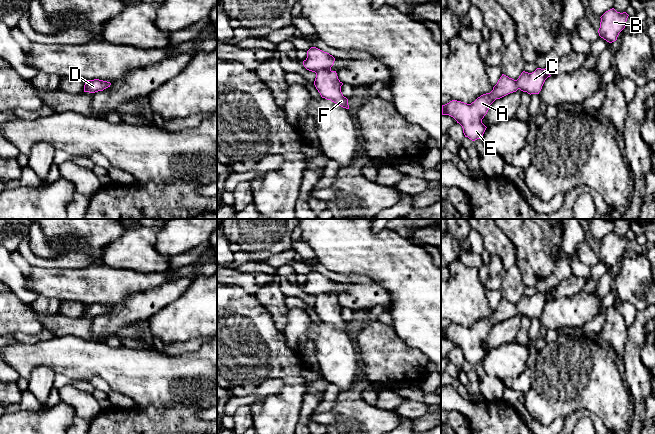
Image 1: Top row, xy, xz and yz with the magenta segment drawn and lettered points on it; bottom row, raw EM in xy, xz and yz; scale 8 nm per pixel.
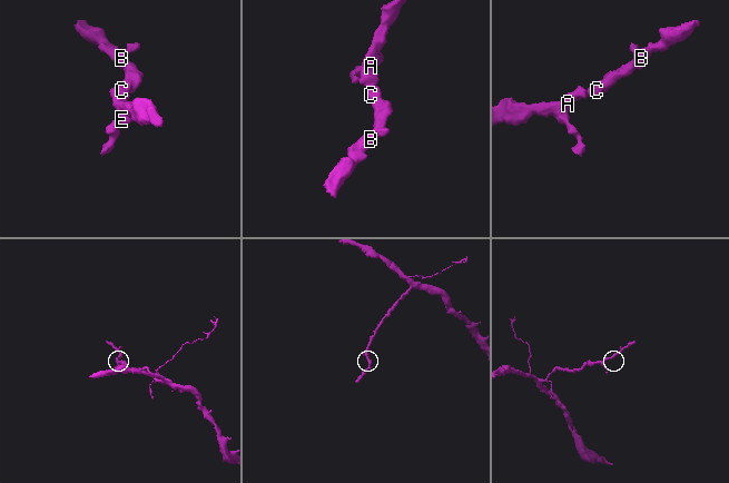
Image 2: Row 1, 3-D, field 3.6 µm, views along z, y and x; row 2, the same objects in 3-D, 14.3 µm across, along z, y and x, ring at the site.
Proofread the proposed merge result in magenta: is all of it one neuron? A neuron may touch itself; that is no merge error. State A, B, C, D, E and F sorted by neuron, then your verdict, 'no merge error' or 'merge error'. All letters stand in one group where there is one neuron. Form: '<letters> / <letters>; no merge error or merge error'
A B C D E F; no merge error

